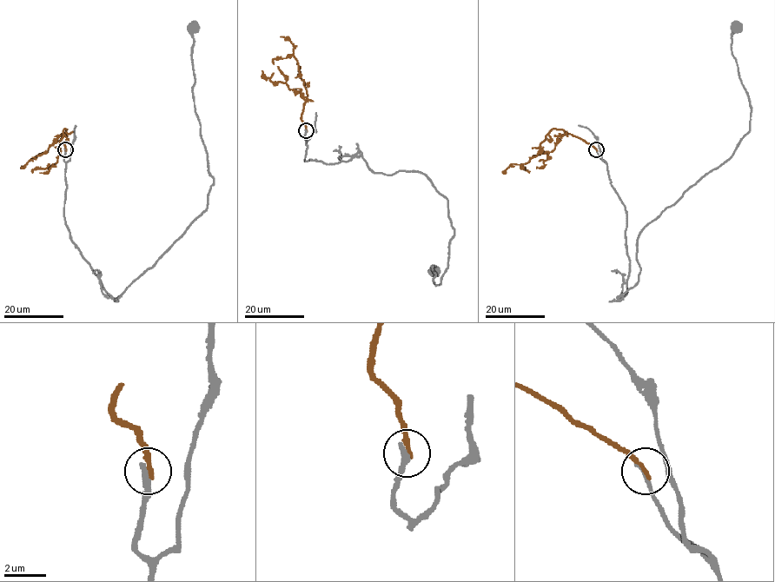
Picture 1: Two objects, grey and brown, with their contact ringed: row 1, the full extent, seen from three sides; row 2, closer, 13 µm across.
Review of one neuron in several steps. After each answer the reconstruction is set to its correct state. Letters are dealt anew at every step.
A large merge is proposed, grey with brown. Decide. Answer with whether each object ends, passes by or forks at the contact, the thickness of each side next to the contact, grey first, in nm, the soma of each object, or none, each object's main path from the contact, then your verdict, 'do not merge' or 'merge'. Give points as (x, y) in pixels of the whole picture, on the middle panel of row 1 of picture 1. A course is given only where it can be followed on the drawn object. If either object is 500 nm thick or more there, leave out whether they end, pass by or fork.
grey ends; brown ends; calibres 240 and 240 nm; soma grey (434, 270); soma brown none; course grey (306, 130), (306, 162), (357, 155), (374, 172), (430, 181), (453, 229), (441, 283), (433, 269); course brown (306, 130), (301, 119), (307, 96), (304, 81), (294, 55), (294, 44), (288, 39), (281, 36); do not merge

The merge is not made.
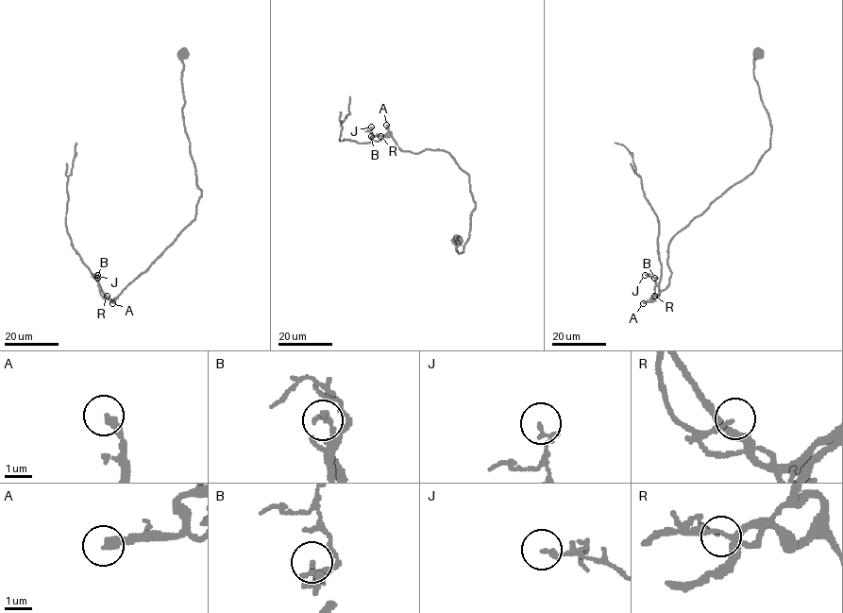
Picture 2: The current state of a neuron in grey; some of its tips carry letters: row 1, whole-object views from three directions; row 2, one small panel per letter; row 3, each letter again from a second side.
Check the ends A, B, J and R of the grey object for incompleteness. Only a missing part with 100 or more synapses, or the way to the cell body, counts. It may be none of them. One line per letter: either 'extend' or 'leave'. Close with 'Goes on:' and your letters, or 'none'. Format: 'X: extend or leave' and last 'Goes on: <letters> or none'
A: extend
B: leave
J: leave
R: leave
Goes on: A

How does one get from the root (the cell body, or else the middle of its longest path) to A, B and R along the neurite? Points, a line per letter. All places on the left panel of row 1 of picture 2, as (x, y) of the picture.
A: (182, 53), (184, 130), (195, 167), (196, 185), (201, 191), (195, 217), (112, 303)
B: (182, 53), (184, 130), (196, 185), (201, 191), (195, 217), (112, 300), (100, 294), (97, 278)
R: (182, 53), (184, 130), (196, 185), (201, 191), (195, 217), (116, 297), (104, 298), (107, 296)

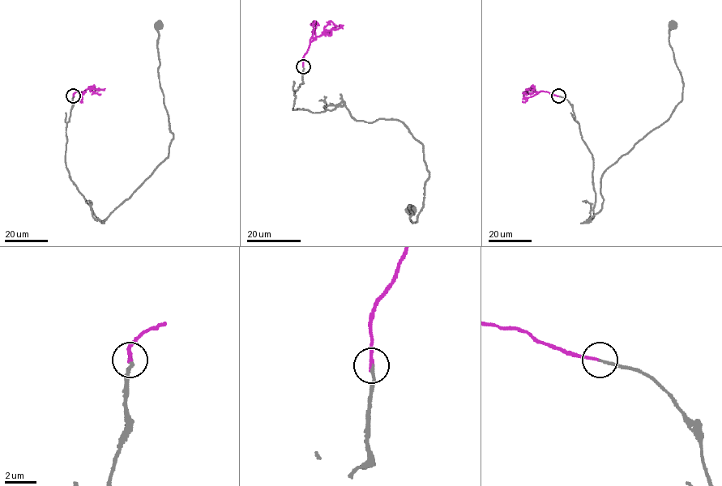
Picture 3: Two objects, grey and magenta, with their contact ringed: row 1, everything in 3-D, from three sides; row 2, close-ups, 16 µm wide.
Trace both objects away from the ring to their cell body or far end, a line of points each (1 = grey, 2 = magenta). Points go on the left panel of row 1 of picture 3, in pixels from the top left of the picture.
1: (73, 95), (66, 134), (66, 167), (94, 215), (103, 221), (168, 155), (173, 134), (158, 74), (158, 24)
2: (73, 95), (76, 91), (83, 92), (88, 88), (95, 93), (100, 94)

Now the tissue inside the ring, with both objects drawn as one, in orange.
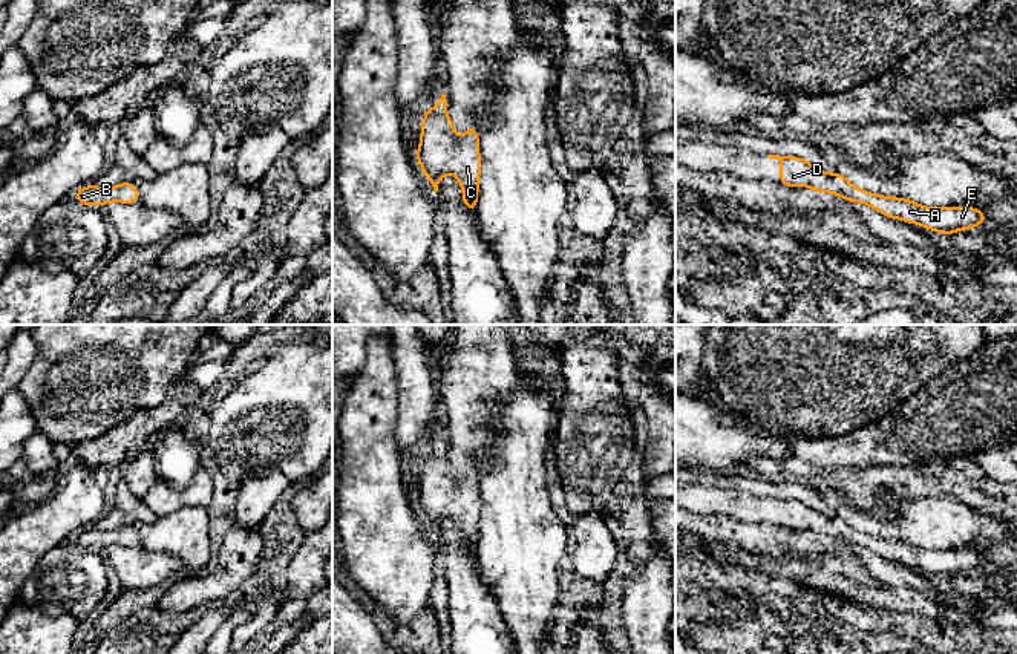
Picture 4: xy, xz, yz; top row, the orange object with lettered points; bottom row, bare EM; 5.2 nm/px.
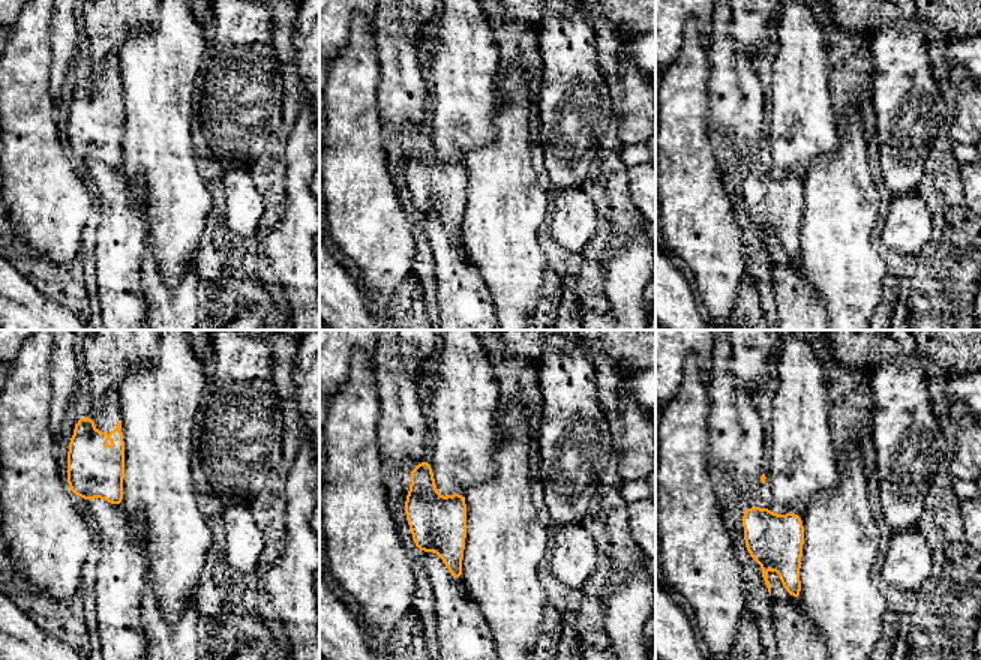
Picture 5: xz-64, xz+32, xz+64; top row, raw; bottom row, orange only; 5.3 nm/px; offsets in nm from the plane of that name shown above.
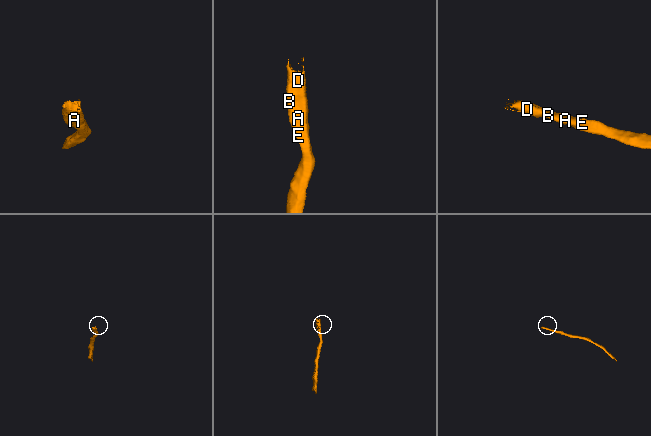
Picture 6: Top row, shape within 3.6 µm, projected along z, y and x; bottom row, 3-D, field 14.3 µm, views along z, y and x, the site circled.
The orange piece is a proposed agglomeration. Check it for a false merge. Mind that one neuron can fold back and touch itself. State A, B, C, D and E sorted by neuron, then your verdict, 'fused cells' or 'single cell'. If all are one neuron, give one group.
A B C D E | single cell

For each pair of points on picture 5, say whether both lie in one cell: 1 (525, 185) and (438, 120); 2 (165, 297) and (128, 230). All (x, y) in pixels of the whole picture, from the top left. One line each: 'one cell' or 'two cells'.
1: two cells
2: two cells

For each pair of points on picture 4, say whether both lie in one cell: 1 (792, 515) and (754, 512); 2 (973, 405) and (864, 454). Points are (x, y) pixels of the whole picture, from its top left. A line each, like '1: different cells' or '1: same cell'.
1: same cell
2: same cell

